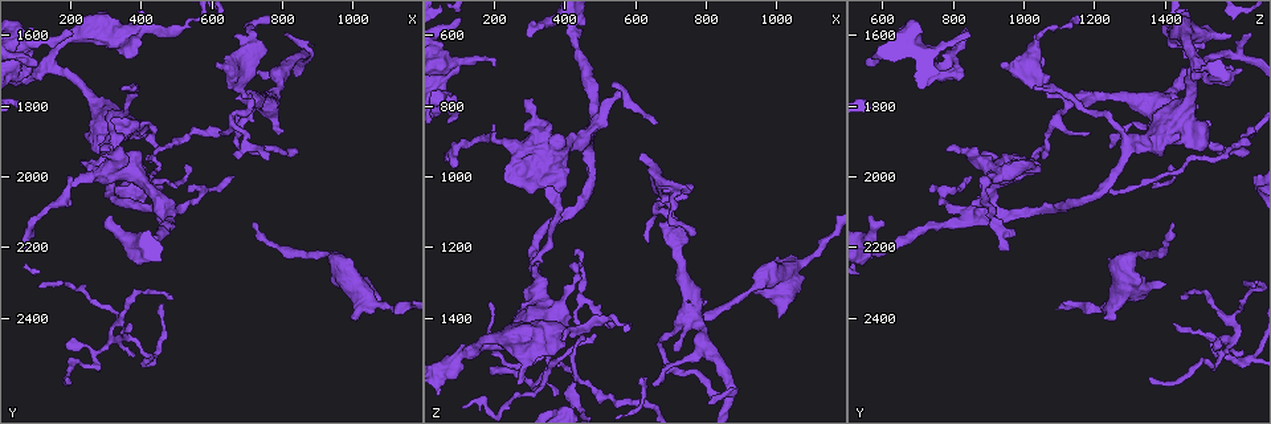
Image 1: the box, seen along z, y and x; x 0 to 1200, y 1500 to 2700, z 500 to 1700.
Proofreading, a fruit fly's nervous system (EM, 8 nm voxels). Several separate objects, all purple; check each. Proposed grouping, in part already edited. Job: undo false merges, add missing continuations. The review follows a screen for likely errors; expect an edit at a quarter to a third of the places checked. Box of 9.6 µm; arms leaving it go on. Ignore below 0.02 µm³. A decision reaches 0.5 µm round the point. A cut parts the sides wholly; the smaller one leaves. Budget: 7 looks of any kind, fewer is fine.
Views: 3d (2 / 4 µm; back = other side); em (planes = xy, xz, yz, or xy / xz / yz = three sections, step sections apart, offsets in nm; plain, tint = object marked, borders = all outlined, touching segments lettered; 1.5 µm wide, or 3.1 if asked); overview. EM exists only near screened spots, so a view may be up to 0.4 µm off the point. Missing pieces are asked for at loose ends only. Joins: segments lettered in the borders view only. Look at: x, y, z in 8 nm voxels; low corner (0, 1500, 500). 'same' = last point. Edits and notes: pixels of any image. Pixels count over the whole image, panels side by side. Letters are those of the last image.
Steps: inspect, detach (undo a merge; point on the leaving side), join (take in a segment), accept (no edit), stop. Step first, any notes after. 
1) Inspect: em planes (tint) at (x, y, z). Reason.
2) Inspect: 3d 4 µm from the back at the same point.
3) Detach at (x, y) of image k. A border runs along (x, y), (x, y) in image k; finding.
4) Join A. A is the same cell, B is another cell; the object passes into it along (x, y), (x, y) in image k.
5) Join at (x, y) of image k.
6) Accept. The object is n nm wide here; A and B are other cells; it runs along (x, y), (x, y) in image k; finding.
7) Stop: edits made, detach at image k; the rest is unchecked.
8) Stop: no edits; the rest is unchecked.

Inspect: 3d 4 µm at (90, 1580, 830). Free end.

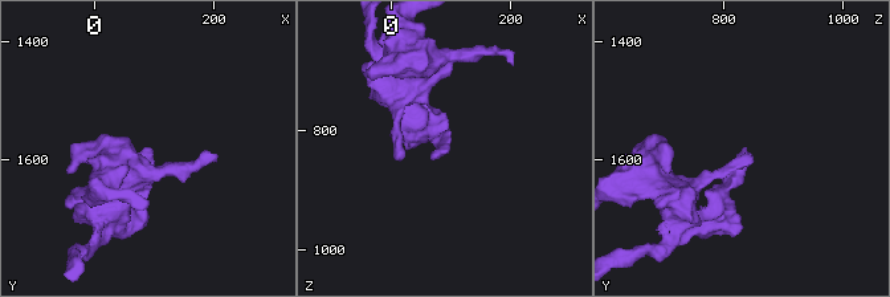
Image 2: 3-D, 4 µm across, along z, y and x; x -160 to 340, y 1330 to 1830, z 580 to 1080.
Inspect: em planes (borders) at (90, 1580, 830). Shape alone is not enough.

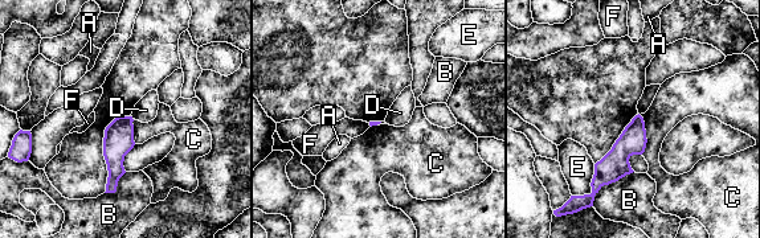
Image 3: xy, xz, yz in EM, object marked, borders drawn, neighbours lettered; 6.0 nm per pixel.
Accept. A, B, C, D, E and F are other cells; a border runs along (640, 115), (646, 139), (642, 154) in image 3; none of them fits.

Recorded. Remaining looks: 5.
Inspect: em yz step 4 (tint) at (810, 1600, 1640). Tapers out.

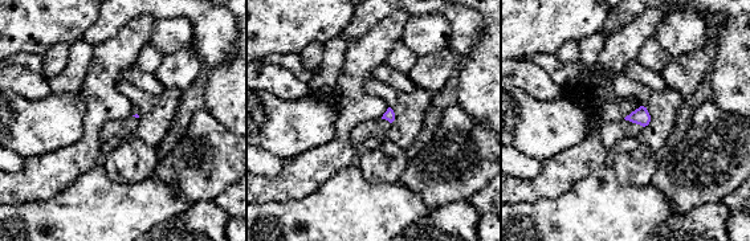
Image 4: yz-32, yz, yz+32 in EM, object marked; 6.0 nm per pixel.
Inspect: em xy step 4 (borders) at the same point.

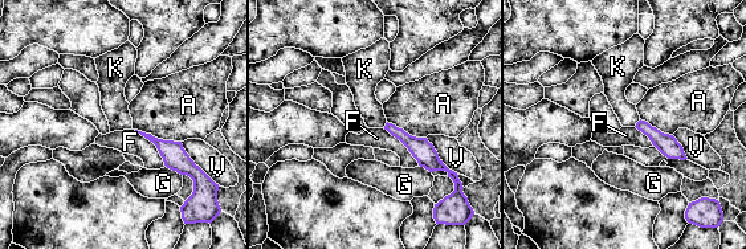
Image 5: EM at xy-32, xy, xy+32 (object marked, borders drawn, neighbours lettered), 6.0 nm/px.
Accept. The longest contact is with F, 300 nm; A, F, G, K and V are other cells; a border runs along (134, 130), (155, 146), (166, 166) in image 5; none of them fits.

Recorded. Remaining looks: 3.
Inspect: em planes (borders) at (710, 1800, 1490). Tapers out.

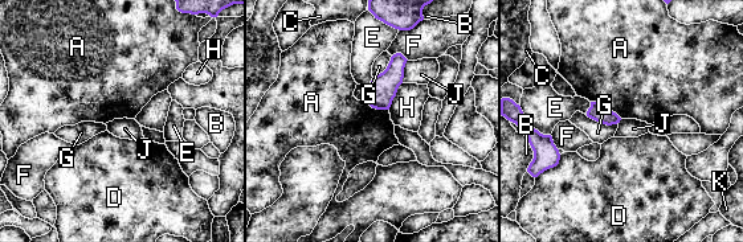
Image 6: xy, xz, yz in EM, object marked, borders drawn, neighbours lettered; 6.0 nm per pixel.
Accept. The object is 100 nm wide here; A, B, C, D, E, F, G, H, J and K are other cells; a border runs along (591, 101), (600, 102), (621, 118) in image 6; none of them fits.

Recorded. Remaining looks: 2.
Stop: no edits; the rest is unchecked.

